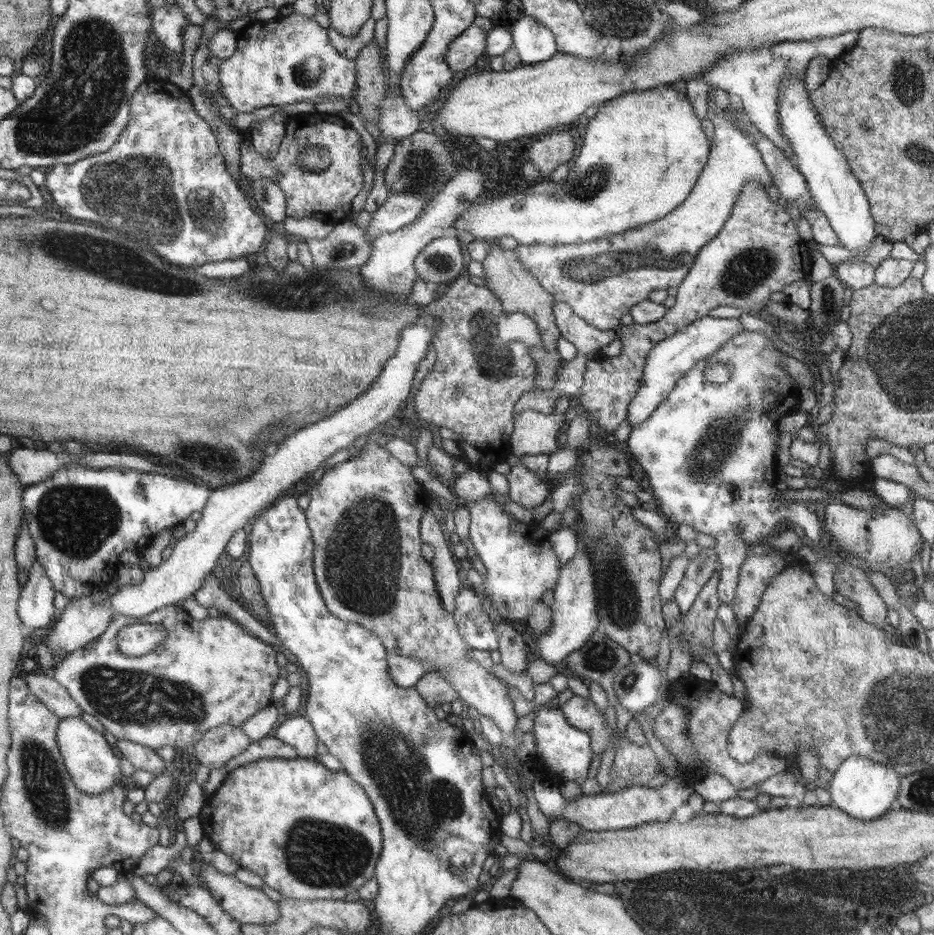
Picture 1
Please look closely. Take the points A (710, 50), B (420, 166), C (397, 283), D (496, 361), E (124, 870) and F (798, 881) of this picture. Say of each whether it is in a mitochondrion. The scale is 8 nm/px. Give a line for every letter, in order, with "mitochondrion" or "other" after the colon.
A: other
B: mitochondrion
C: mitochondrion
D: mitochondrion
E: other
F: other

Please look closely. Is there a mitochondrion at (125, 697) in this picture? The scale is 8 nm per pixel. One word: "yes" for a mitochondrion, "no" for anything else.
yes

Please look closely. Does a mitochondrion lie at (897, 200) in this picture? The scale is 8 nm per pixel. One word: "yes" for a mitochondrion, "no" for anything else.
no

